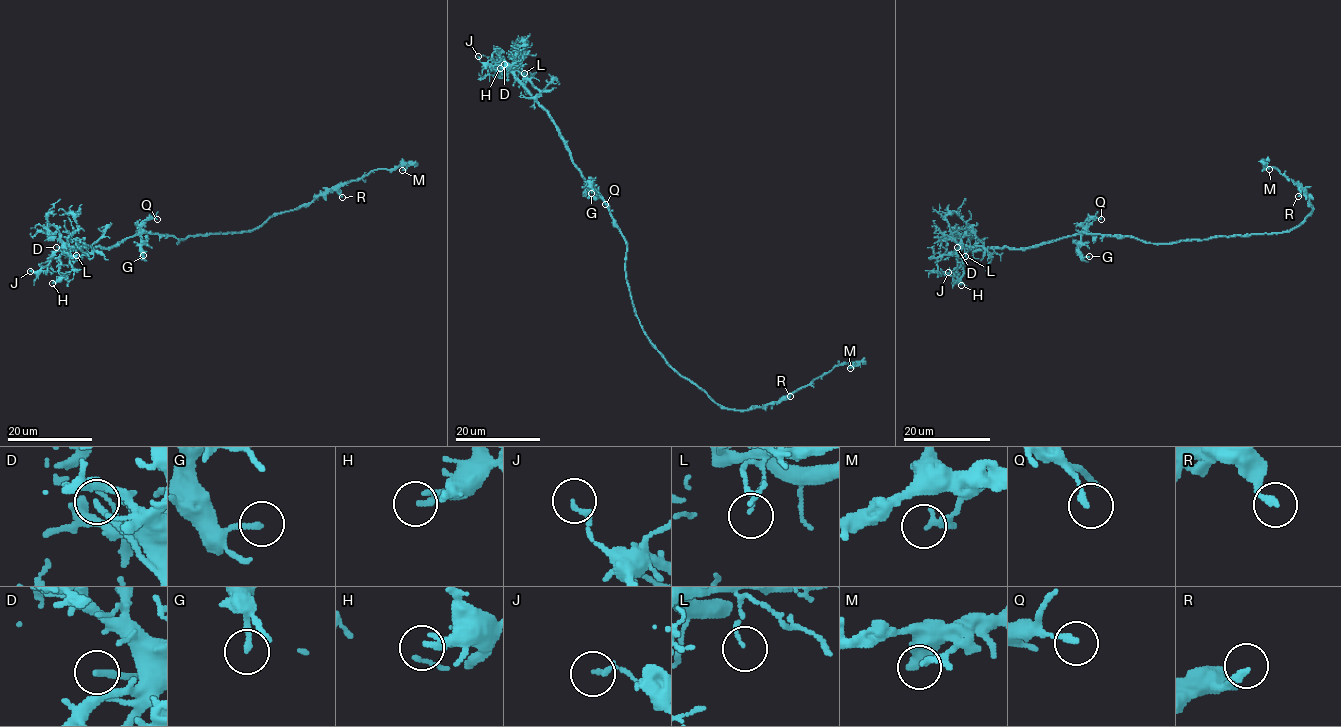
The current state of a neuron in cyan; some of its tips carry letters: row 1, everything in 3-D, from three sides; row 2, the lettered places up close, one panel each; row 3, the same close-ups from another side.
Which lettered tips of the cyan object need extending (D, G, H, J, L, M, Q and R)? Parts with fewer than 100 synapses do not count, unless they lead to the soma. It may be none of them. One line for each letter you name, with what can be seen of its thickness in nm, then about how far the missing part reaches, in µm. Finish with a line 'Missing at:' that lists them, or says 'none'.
D: Thickness 200 nm. Missing length about 70 µm
Missing at: D

